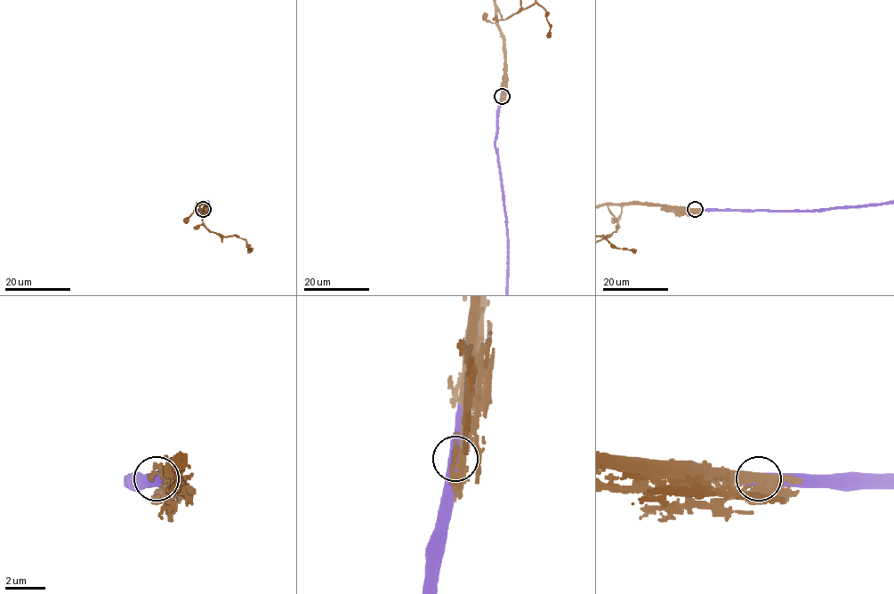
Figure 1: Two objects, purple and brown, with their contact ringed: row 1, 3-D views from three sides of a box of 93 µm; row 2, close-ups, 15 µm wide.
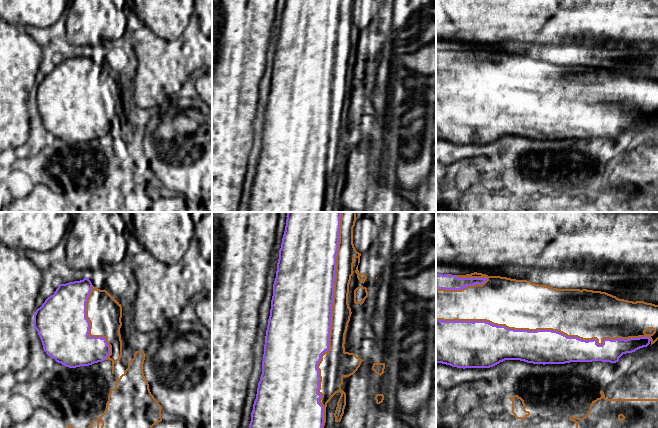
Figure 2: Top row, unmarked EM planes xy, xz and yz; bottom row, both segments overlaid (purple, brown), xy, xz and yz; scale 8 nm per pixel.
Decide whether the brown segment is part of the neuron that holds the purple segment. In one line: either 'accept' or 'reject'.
accept

